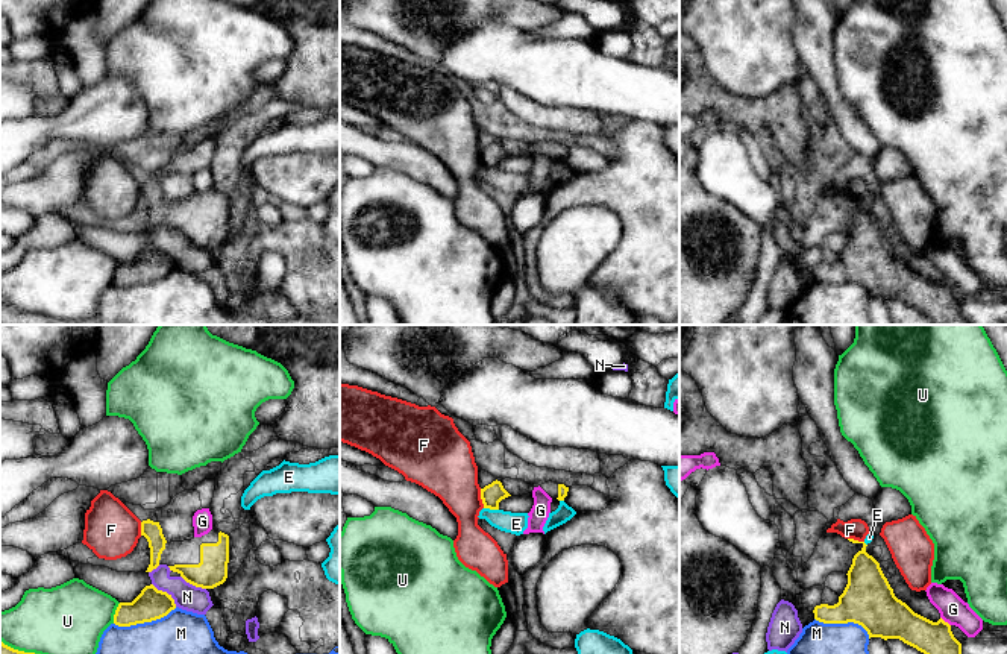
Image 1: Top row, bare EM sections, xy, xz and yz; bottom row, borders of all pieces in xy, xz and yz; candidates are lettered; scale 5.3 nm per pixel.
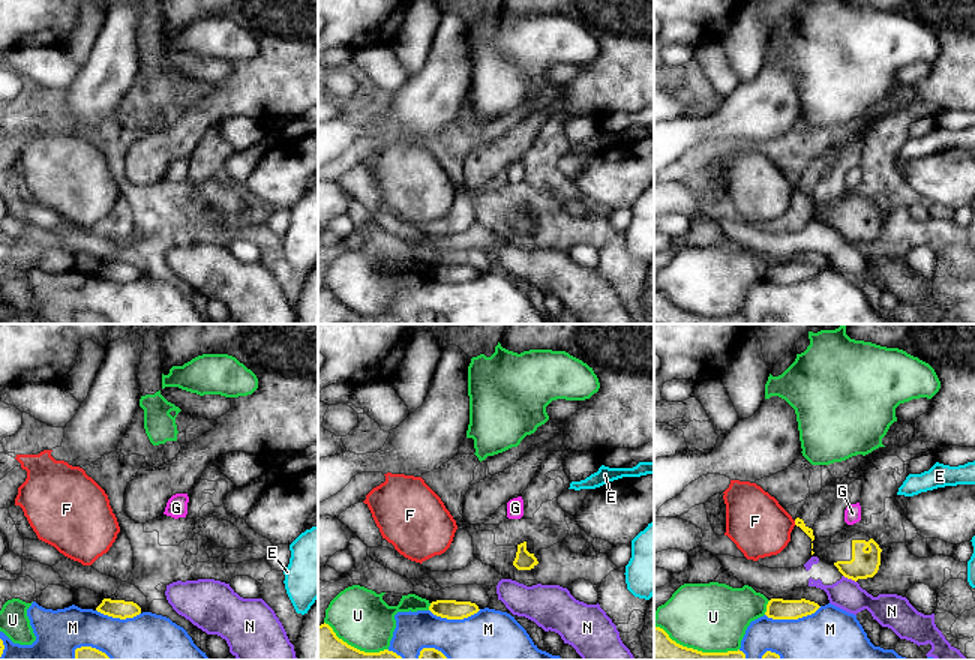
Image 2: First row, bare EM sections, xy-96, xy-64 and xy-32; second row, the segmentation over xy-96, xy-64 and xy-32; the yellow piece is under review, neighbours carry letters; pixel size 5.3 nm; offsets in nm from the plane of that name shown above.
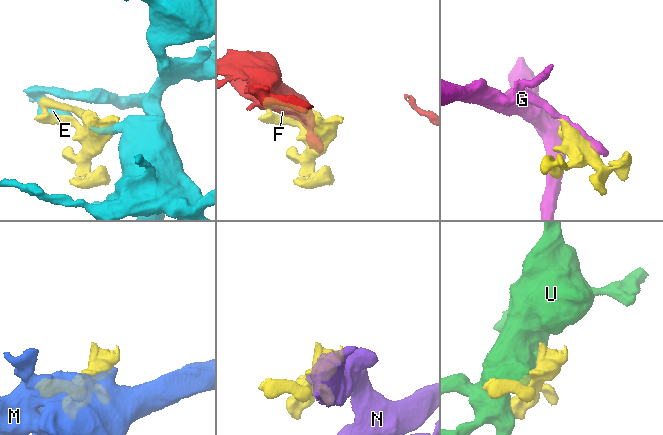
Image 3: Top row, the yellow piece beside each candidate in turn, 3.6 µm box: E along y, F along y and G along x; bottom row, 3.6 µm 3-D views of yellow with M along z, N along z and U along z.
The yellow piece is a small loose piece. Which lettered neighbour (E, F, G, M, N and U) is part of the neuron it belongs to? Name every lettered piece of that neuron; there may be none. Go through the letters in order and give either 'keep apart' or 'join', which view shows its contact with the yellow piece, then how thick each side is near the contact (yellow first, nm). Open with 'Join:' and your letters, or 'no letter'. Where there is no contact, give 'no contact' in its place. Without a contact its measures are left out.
Join: no letter
E: keep apart; meets yellow in xz; 110 nm thick on the yellow side, 110 nm on the other
F: keep apart; meets yellow in xz; 110 nm thick on the yellow side, 300 nm on the other
G: keep apart; meets yellow in yz; 190 nm thick on the yellow side, 150 nm on the other
M: keep apart; meets yellow in xy; 170 nm thick on the yellow side, 240 nm on the other
N: keep apart; meets yellow in xy; 170 nm thick on the yellow side, 140 nm on the other
U: keep apart; meets yellow in xy; 170 nm thick on the yellow side, 360 nm on the other

